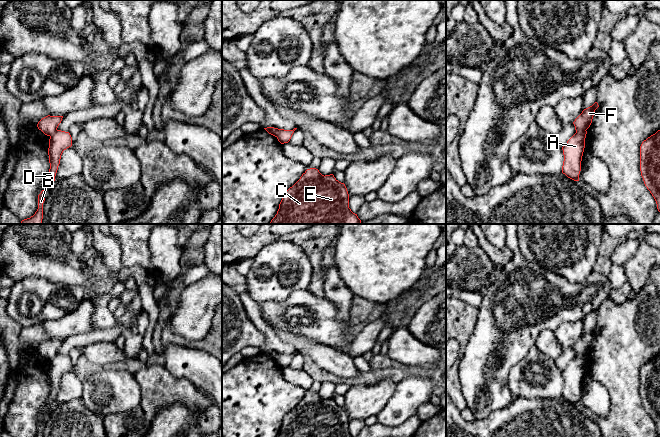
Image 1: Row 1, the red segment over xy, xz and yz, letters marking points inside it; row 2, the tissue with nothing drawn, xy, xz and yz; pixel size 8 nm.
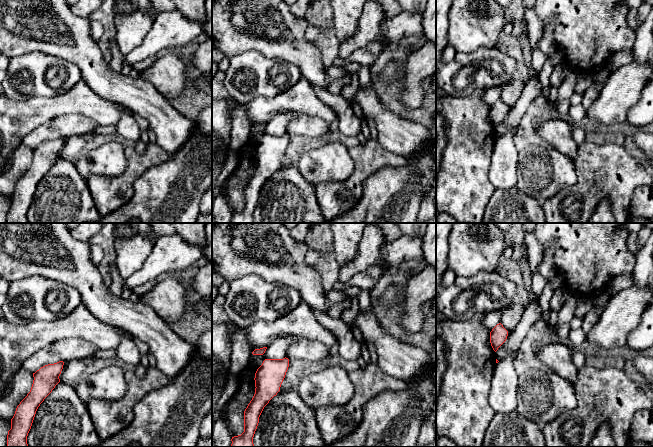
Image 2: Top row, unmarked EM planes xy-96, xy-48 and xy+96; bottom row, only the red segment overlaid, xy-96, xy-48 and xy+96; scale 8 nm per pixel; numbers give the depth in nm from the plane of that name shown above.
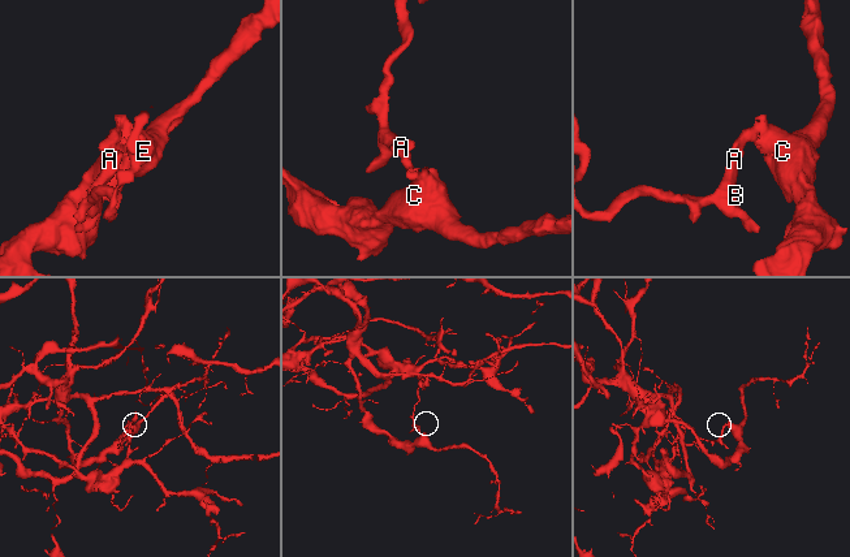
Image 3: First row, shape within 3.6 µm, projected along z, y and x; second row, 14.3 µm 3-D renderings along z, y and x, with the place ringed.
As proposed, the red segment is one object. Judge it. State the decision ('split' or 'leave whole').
split

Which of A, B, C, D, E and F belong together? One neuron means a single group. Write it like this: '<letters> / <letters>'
A B D / C E F

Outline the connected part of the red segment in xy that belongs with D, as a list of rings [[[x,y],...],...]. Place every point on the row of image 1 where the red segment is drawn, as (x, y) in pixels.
[[[56,130],[49,139],[49,163],[48,181],[55,181],[55,176],[64,150],[72,146],[72,137],[69,132]]]

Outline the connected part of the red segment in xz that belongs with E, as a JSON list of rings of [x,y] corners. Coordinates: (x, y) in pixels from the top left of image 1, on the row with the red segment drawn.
[[[310,168],[283,194],[277,214],[270,224],[361,224],[361,220],[349,208],[349,194],[345,184],[339,182],[333,174],[324,176],[318,169]]]

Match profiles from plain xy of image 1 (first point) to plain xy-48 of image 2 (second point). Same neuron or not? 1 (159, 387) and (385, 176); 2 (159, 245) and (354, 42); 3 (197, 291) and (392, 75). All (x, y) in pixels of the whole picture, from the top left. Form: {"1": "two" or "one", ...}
{"1": "two", "2": "one", "3": "two"}

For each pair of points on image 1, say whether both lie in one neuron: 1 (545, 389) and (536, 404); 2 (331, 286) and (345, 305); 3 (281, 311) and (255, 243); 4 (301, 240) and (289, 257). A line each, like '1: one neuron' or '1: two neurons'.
1: two neurons
2: one neuron
3: two neurons
4: two neurons

